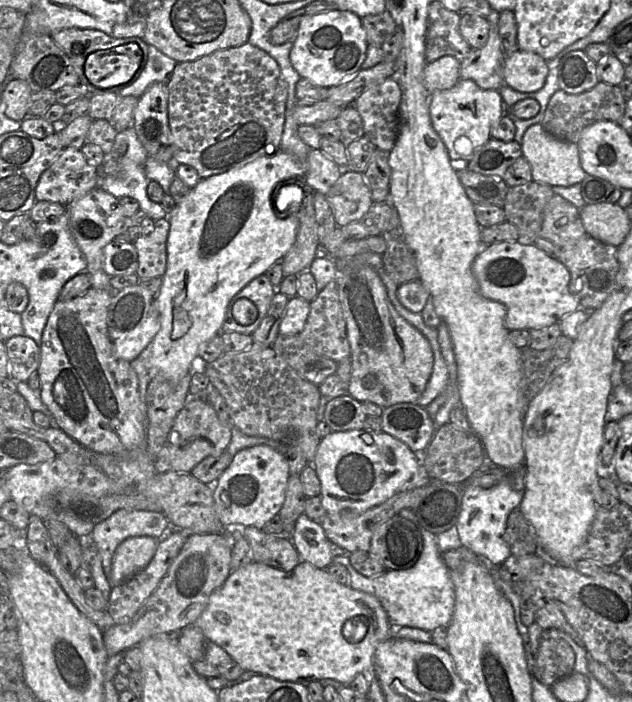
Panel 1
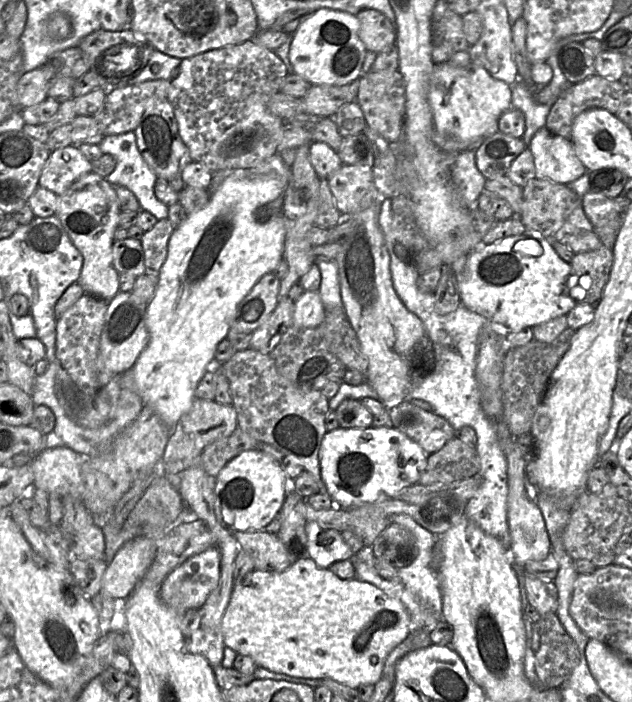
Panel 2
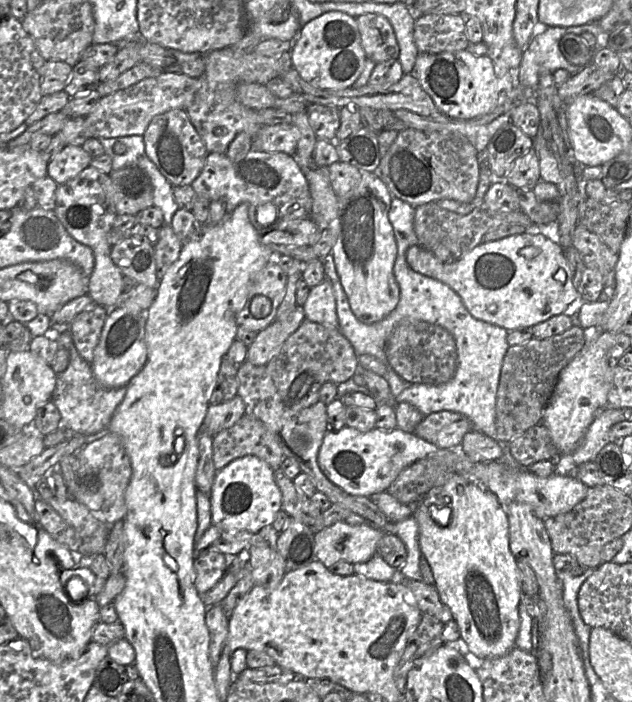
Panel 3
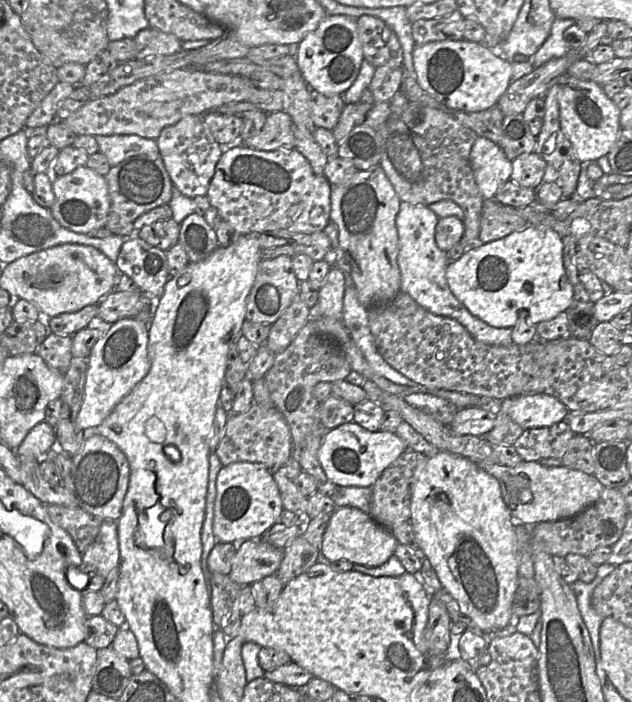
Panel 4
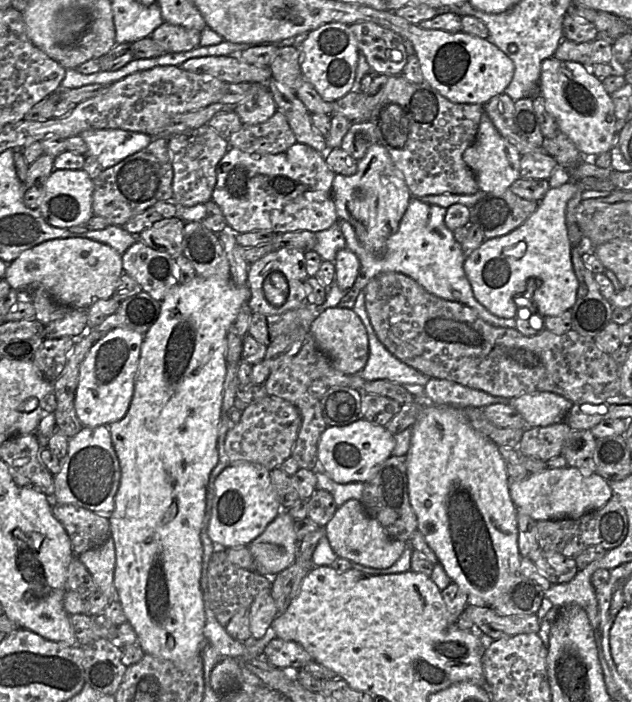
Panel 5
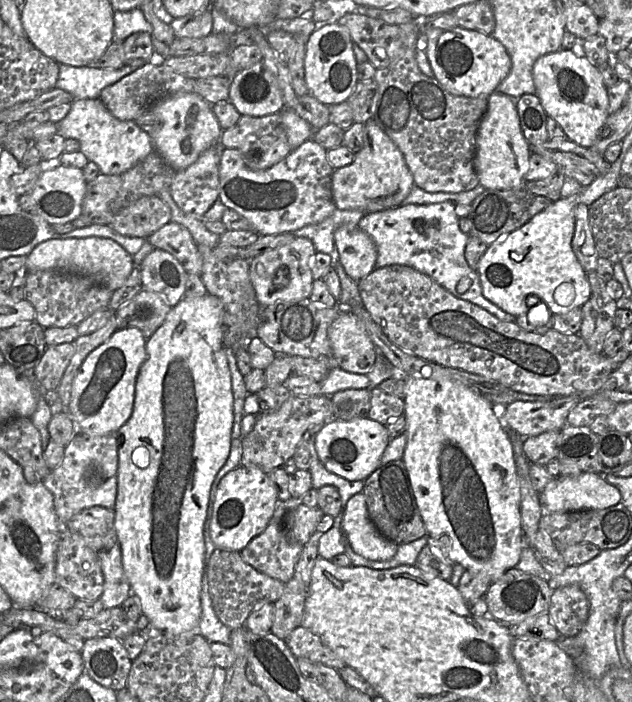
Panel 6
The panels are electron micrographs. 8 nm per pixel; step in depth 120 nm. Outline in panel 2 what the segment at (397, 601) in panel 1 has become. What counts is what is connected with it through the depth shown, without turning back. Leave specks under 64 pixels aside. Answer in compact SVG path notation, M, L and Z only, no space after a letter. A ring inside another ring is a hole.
M399 513L391 515L390 523L392 522L408 529L414 535L418 547L418 555L415 560L409 566L398 569L398 576L402 581L401 583L393 583L392 581L380 577L372 568L369 568L366 563L357 561L355 557L356 554L349 560L354 565L356 571L355 578L376 586L389 597L396 598L402 602L409 613L411 630L413 633L415 630L431 628L438 621L442 620L442 594L438 572L431 568L433 549L437 536L423 528L407 514ZM421 602L426 602L431 607L431 610L425 610L422 607Z

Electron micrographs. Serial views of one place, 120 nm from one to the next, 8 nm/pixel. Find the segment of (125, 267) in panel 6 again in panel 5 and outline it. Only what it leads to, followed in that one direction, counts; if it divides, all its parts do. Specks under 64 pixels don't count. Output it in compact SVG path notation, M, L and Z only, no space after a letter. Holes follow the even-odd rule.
M60 238L23 251L7 264L4 279L20 292L44 290L54 301L77 310L113 296L124 273L122 255L107 244L88 238Z

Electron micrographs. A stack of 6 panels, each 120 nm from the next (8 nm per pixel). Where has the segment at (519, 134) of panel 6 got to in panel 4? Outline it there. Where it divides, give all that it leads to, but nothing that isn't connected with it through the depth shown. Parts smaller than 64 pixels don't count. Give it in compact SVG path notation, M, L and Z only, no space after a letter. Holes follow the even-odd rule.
M479 136L476 138L470 151L470 163L484 199L494 199L499 187L510 181L512 161L491 140Z

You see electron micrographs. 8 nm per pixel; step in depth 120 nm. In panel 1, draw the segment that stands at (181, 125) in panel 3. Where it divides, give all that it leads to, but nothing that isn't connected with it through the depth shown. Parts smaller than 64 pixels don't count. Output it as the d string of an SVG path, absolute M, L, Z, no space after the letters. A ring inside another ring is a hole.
M165 82L151 84L139 97L134 110L134 129L149 157L174 164L174 142L168 122L168 88Z

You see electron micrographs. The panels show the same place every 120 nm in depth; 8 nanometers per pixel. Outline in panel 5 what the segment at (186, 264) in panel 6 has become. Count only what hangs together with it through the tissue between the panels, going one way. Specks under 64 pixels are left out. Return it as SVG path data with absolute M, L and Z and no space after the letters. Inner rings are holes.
M171 217L156 221L150 228L143 230L137 238L149 247L168 253L172 258L183 254L183 230L185 222L179 217Z

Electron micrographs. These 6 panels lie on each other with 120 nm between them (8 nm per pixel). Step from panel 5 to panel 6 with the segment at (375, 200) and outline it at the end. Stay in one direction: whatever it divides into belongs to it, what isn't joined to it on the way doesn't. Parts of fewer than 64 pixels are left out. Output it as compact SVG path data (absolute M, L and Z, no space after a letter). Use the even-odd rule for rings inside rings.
M370 118L364 123L363 147L347 166L334 169L332 195L337 209L374 213L402 205L414 185L413 176L402 152Z

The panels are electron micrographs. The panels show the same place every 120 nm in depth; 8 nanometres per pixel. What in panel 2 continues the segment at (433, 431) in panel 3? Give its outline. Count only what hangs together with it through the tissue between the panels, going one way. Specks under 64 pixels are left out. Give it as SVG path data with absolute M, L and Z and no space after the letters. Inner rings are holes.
M410 401L400 402L388 412L392 427L419 444L428 455L440 450L457 435L445 418L427 412Z

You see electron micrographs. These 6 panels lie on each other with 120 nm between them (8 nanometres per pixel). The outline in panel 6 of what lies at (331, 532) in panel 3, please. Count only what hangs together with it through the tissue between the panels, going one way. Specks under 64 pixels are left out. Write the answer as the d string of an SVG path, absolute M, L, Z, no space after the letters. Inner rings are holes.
M353 495L344 507L340 530L344 539L347 539L353 551L366 559L373 561L387 561L397 553L399 545L383 536L369 517L365 495Z

